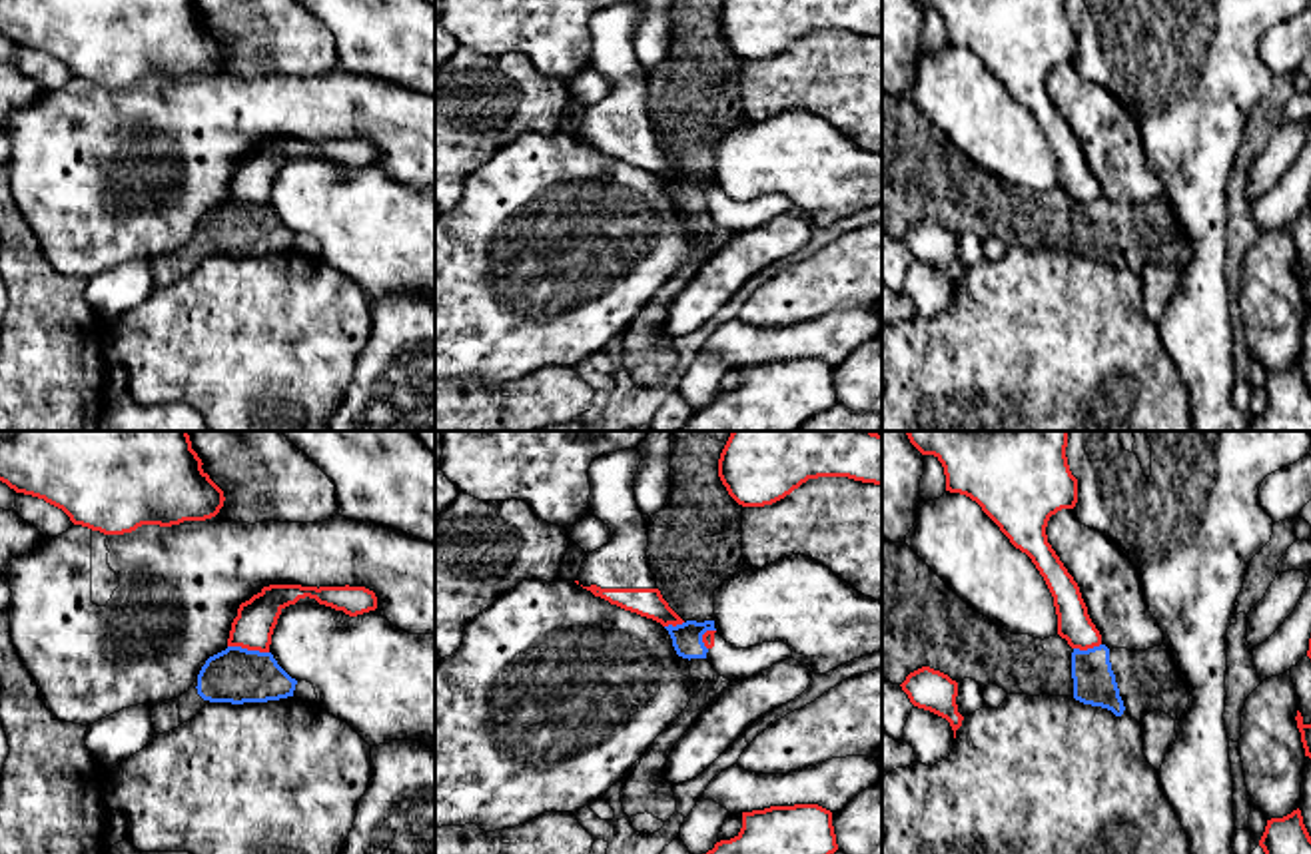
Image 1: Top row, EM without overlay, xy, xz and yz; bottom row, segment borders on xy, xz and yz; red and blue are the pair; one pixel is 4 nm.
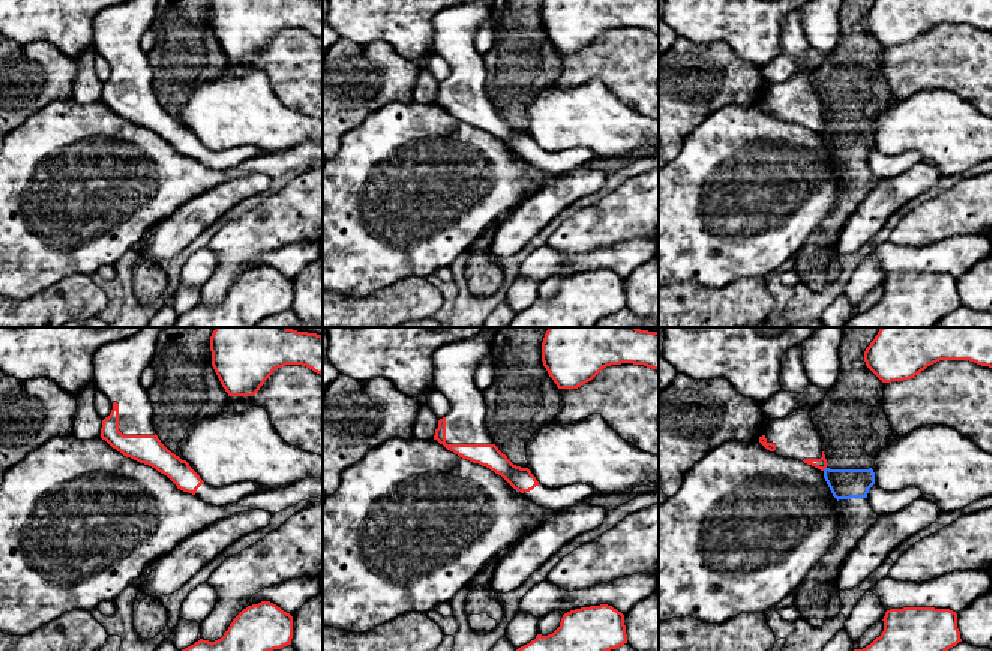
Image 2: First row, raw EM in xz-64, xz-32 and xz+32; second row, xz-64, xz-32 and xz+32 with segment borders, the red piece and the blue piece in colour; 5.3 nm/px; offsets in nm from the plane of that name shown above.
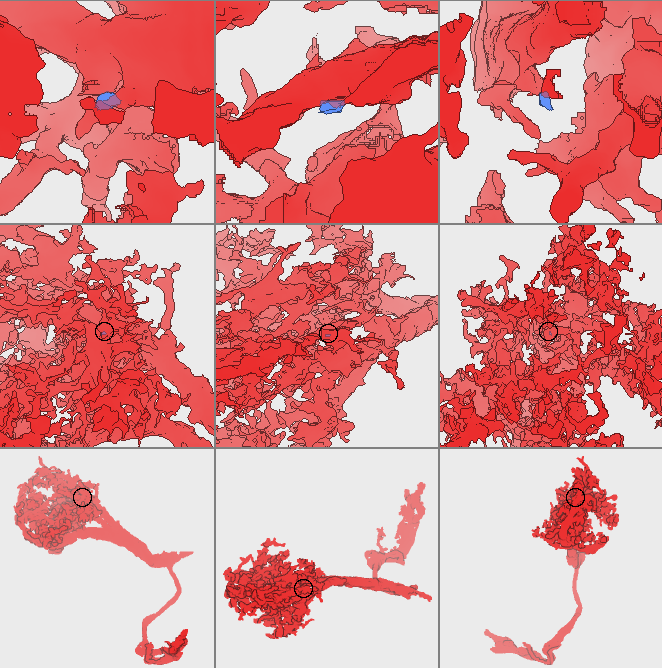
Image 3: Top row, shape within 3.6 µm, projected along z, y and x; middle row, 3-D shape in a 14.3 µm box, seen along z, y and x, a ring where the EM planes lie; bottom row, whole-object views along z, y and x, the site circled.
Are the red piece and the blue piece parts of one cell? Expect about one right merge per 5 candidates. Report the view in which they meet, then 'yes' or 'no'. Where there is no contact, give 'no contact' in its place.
xy | no

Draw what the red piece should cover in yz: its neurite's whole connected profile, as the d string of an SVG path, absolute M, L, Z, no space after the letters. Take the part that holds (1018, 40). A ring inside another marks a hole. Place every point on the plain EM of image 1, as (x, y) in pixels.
M1066 0L916 2L942 16L946 44L976 54L1010 96L1032 112L1054 150L1058 188L1072 202L1099 200L1101 188L1080 140L1046 88L1050 70L1078 56L1078 32L1070 24Z

